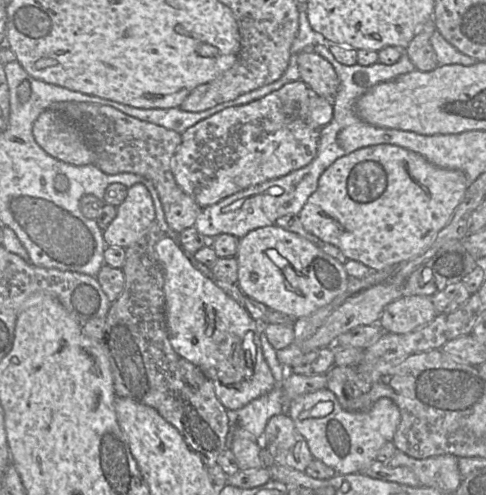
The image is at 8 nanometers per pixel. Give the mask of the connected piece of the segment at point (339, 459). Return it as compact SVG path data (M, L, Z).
M327 388L296 397L287 414L306 440L313 458L333 468L337 474L358 473L367 468L376 460L381 447L393 440L401 421L400 410L390 398L380 398L363 412L347 411Z

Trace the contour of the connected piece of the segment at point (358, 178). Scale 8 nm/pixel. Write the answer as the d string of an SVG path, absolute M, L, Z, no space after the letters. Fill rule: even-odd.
M379 144L358 149L330 165L298 217L306 231L336 246L348 260L360 262L371 271L381 271L423 254L450 221L468 186L462 171L439 168L415 152Z

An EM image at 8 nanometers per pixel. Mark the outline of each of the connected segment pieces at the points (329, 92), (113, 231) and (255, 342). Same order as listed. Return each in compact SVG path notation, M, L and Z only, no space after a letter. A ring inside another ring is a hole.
M313 49L302 51L297 56L297 63L302 80L313 93L333 99L338 91L340 80L334 67Z
M140 183L127 190L127 195L117 207L117 214L103 230L103 239L108 247L130 247L137 242L156 222L155 208L147 188Z
M165 235L156 243L155 251L164 272L166 329L174 351L199 367L212 381L217 398L227 410L240 409L271 391L275 386L275 379L262 353L258 336L259 323L244 306L218 287L214 278L209 278L196 269L182 247L169 236Z

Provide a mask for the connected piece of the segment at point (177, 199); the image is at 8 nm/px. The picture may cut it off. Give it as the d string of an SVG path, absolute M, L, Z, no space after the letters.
M58 102L50 105L81 133L94 155L94 165L105 174L133 173L152 181L161 201L168 226L177 233L193 226L202 212L196 201L176 183L171 161L182 142L182 134L141 121L110 107L95 103Z

